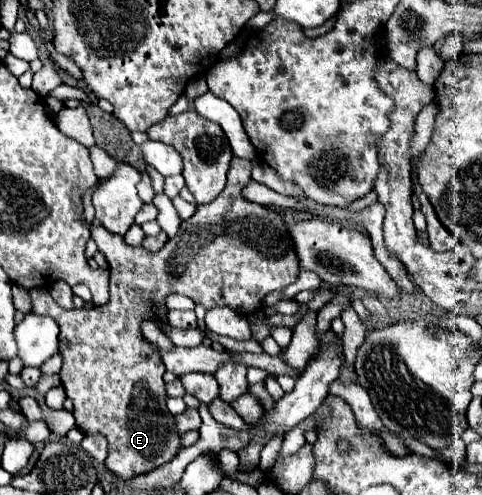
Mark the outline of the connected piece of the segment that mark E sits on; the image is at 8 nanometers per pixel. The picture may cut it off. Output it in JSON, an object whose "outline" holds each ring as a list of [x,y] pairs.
{"outline":[[[234,157],[224,191],[212,203],[200,205],[188,221],[182,221],[176,237],[172,237],[160,251],[148,251],[140,245],[132,247],[122,235],[114,235],[104,227],[92,227],[92,239],[110,265],[110,299],[106,305],[95,306],[94,309],[62,309],[48,291],[30,291],[32,313],[48,315],[60,325],[60,379],[66,395],[74,401],[76,427],[84,433],[102,433],[108,439],[106,467],[122,479],[132,479],[160,467],[172,461],[182,449],[182,435],[176,429],[176,417],[166,407],[166,385],[162,379],[166,371],[164,363],[156,351],[148,351],[140,333],[140,321],[152,319],[148,315],[152,303],[164,303],[166,295],[182,293],[194,299],[194,303],[202,303],[206,309],[226,305],[242,315],[252,315],[262,307],[262,299],[268,293],[284,289],[298,279],[300,261],[282,215],[266,205],[258,205],[242,197],[242,189],[252,179],[250,169],[252,163],[248,159]]]}

